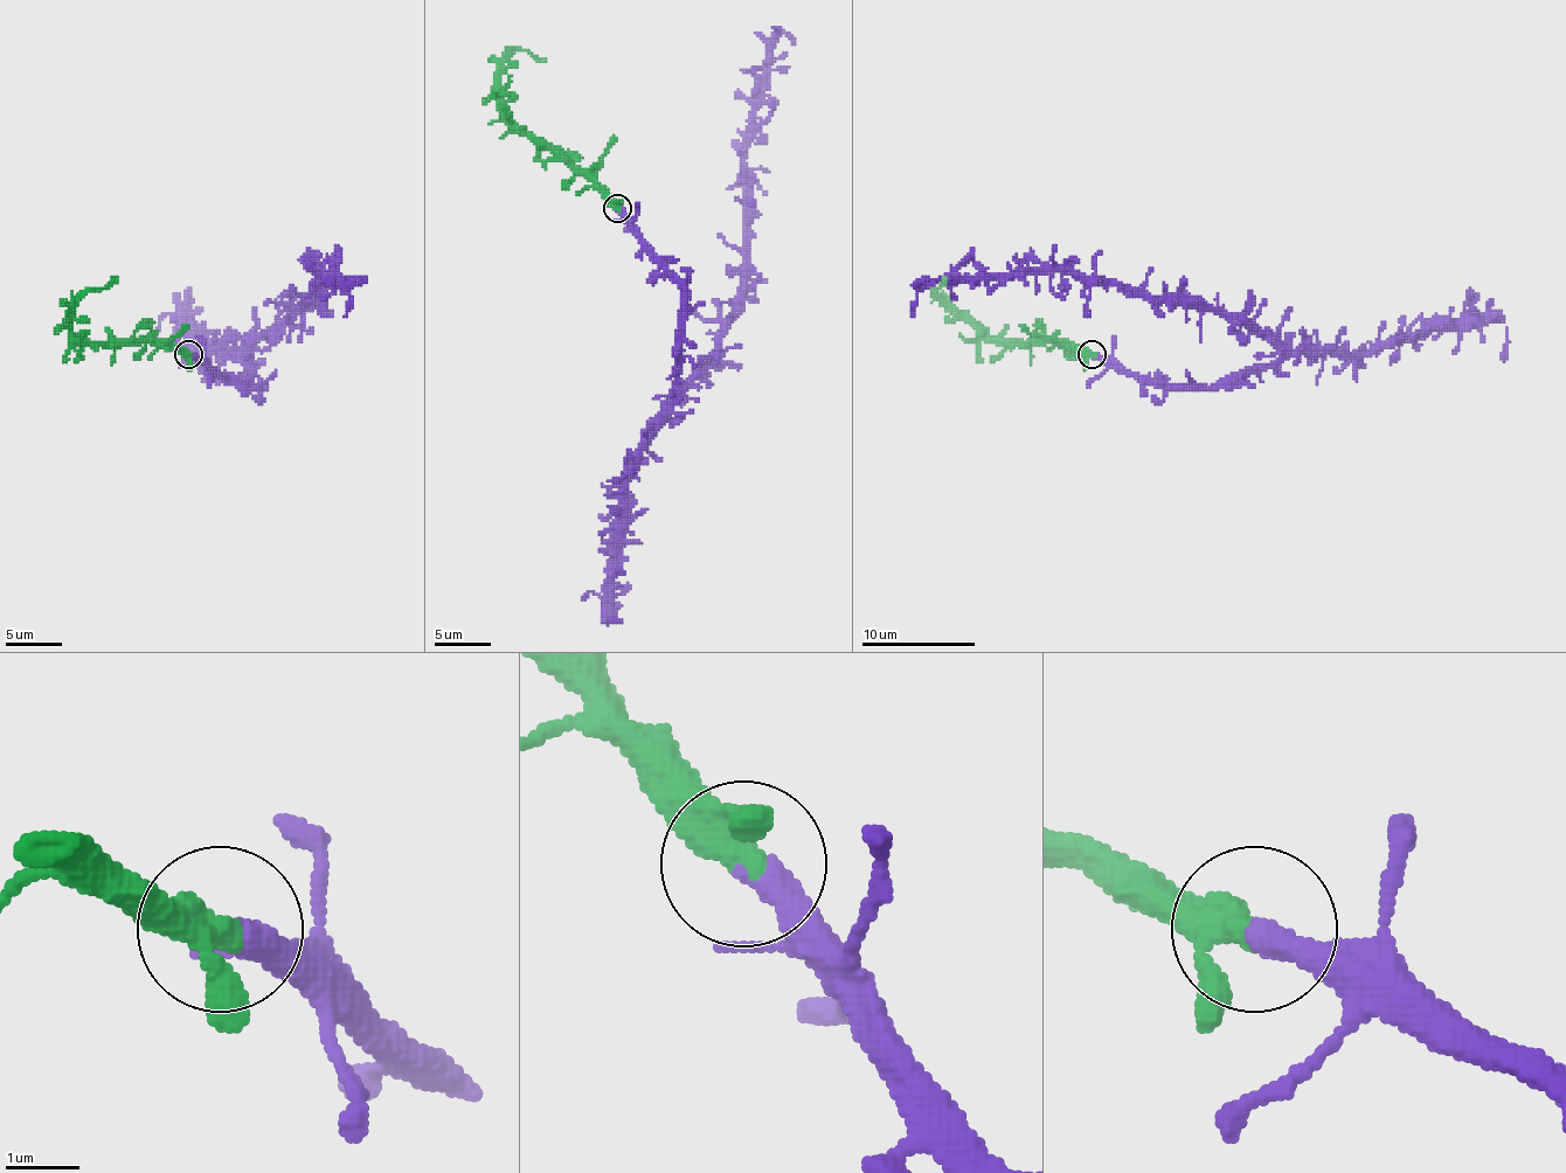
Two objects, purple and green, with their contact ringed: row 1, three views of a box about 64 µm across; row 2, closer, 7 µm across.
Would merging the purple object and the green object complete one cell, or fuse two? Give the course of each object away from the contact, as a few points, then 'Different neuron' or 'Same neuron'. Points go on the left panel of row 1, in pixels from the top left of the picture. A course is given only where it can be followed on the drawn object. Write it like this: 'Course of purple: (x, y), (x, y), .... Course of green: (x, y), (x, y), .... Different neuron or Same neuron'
Course of purple: (188, 353), (213, 373), (253, 387), (250, 347), (316, 297), (316, 271), (350, 293), (344, 317). Course of green: (188, 353), (177, 353), (163, 341), (77, 339), (71, 333), (71, 307), (89, 291), (99, 291), (117, 277). Same neuron

